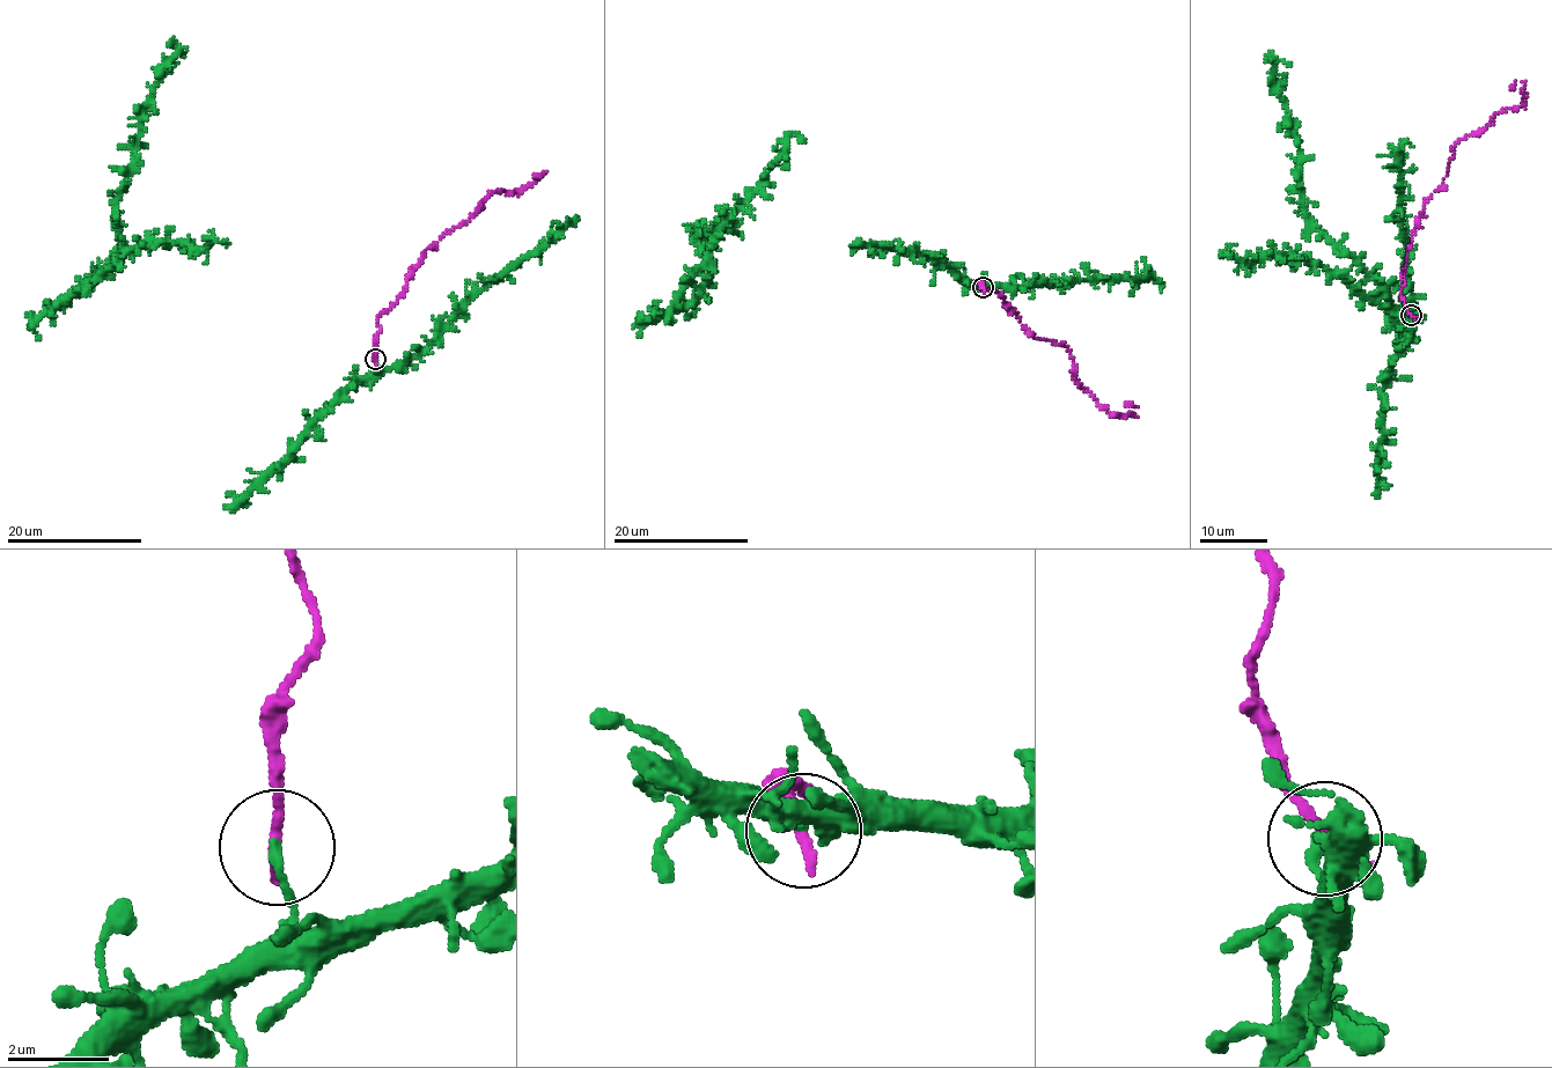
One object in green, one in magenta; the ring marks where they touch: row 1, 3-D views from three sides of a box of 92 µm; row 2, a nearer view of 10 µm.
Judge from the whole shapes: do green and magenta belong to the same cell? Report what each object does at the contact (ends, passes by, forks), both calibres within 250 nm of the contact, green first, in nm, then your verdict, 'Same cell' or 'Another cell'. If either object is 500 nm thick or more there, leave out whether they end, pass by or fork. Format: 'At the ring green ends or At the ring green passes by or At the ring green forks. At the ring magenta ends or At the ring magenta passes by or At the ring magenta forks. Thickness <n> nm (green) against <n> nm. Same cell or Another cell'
At the ring green ends. At the ring magenta ends. Thickness 200 nm (green) against 260 nm. Another cell

